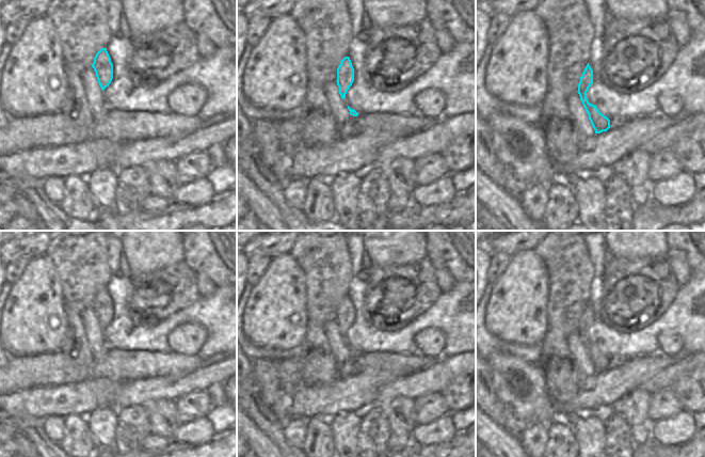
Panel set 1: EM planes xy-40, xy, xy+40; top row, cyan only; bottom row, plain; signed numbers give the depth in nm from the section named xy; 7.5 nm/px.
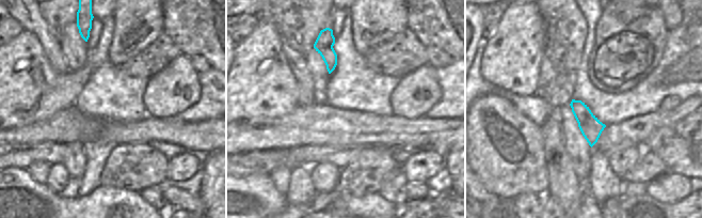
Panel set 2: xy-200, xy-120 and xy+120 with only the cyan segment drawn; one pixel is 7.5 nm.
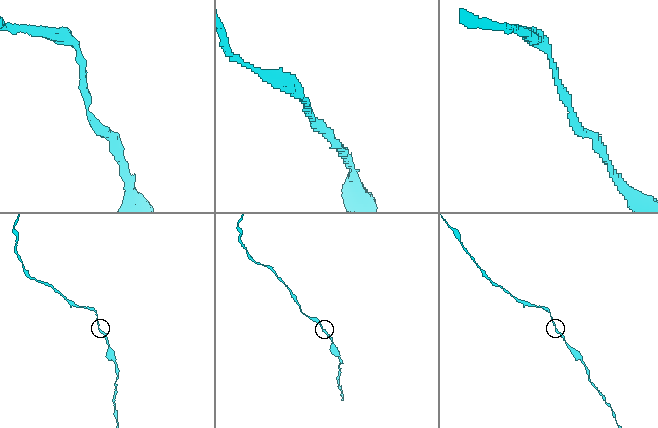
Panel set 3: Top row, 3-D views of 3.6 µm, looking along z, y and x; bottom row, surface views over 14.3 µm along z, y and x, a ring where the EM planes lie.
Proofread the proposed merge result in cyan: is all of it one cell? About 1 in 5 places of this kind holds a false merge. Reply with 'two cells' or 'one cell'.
one cell

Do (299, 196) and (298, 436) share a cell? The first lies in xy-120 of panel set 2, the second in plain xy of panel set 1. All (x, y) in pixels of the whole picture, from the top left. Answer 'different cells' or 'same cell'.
different cells

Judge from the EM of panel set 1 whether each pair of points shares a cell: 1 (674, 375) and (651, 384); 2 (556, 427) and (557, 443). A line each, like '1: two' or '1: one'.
1: one
2: one

